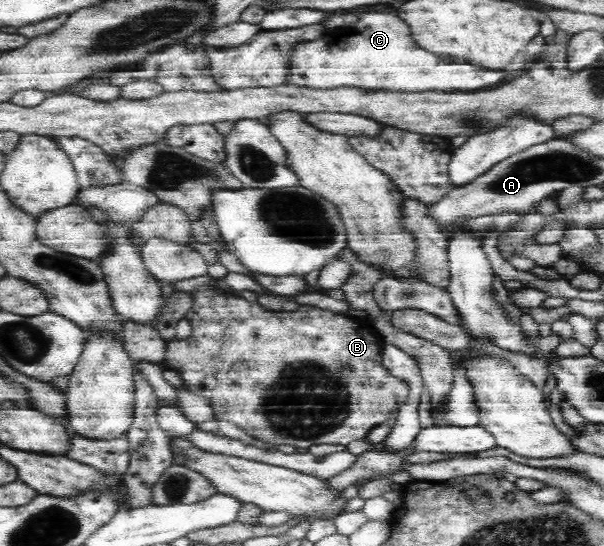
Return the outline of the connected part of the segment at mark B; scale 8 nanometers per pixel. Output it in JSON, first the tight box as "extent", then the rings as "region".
{"extent":[163,285,409,449],"region":[[[210,285],[198,286],[190,295],[193,305],[185,318],[192,324],[192,333],[182,341],[173,339],[167,342],[166,359],[163,364],[166,368],[176,369],[187,383],[191,393],[208,399],[215,410],[217,420],[236,423],[245,433],[257,439],[277,445],[293,445],[296,448],[310,449],[312,445],[333,444],[348,445],[353,440],[361,440],[374,427],[389,420],[398,418],[399,409],[407,402],[409,386],[402,378],[393,376],[382,365],[382,339],[363,321],[351,318],[346,314],[333,313],[311,305],[300,305],[299,310],[290,313],[268,311],[263,309],[257,301],[249,302],[236,293],[221,292],[217,287]]]}

